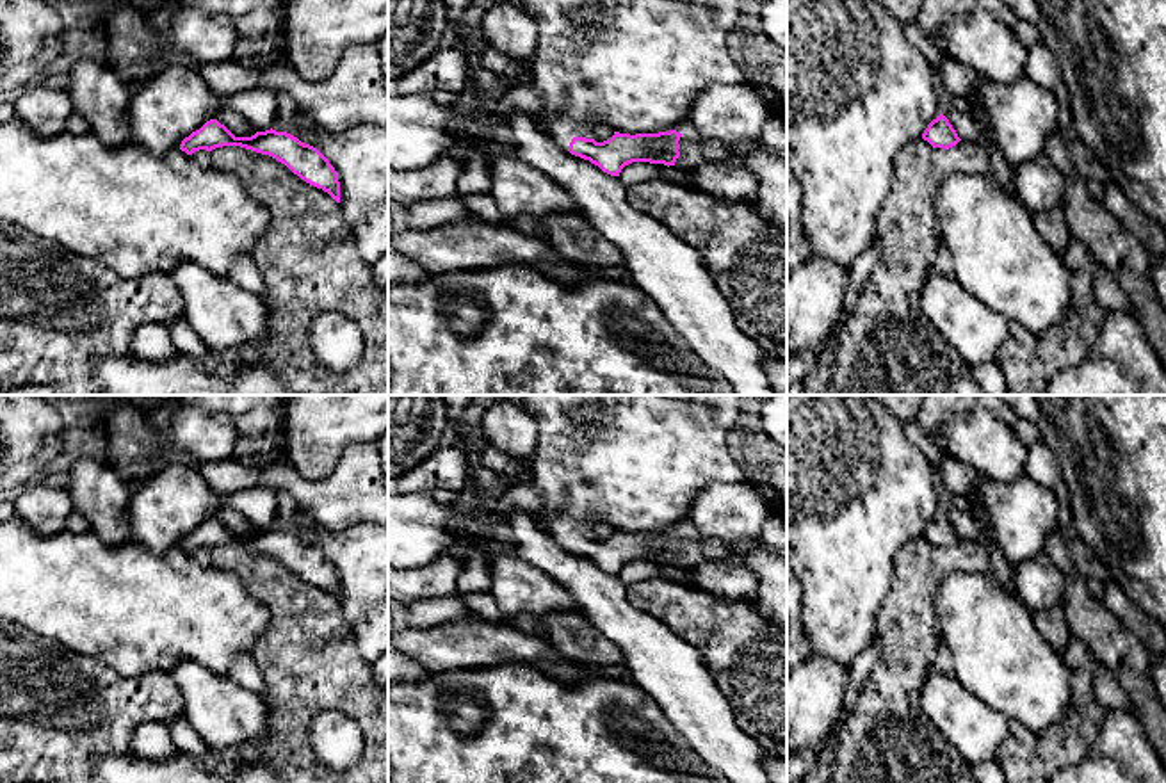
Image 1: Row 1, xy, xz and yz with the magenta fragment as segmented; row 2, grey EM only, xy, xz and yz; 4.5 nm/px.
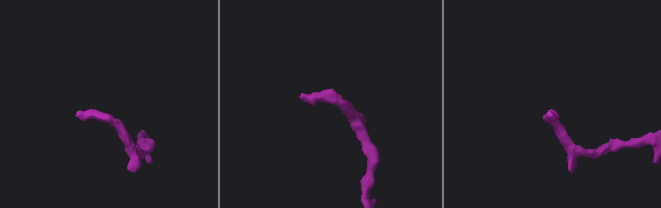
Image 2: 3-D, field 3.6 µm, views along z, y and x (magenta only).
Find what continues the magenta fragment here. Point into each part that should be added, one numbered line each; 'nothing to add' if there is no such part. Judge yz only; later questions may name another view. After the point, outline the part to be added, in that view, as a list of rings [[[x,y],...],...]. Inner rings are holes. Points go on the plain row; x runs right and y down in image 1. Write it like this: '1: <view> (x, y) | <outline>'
1: yz (857, 492) | [[[787,395],[787,566],[798,577],[803,591],[801,621],[806,657],[826,657],[844,669],[851,669],[860,651],[874,641],[878,612],[892,589],[895,553],[908,541],[920,537],[927,523],[940,514],[933,473],[924,452],[904,436],[903,422],[874,395]]]

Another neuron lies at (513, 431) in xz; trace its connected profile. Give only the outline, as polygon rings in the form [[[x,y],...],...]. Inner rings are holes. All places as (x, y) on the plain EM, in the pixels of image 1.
[[[506,400],[493,402],[484,413],[484,432],[495,448],[511,459],[529,463],[538,445],[538,424],[520,406]]]

